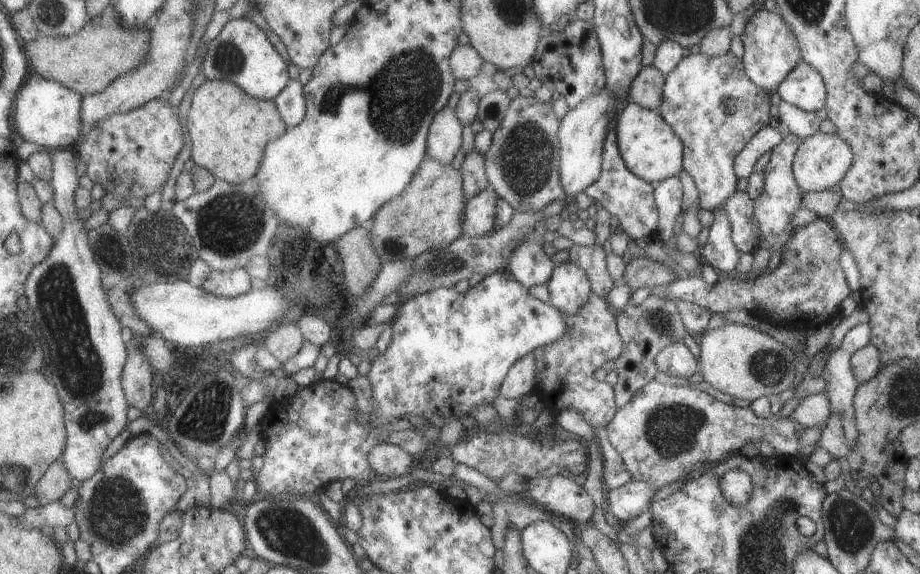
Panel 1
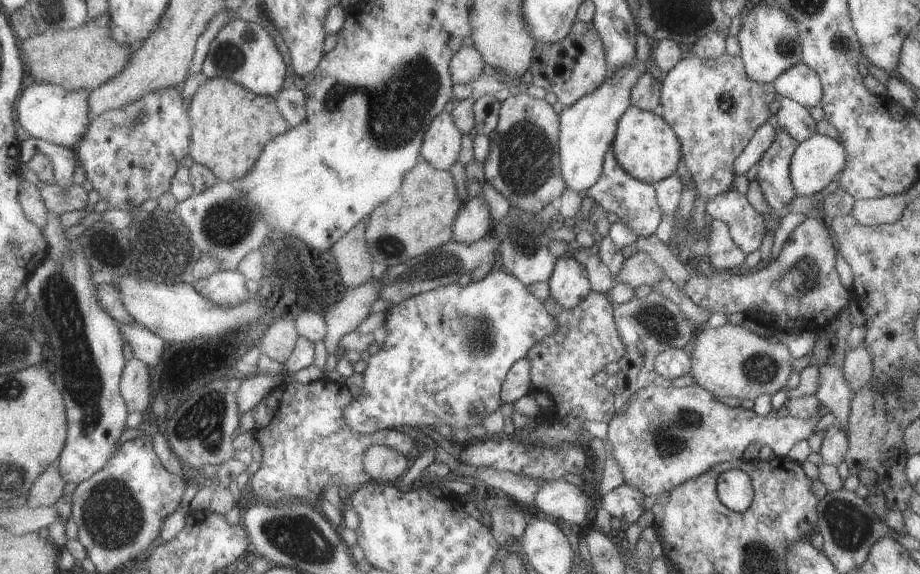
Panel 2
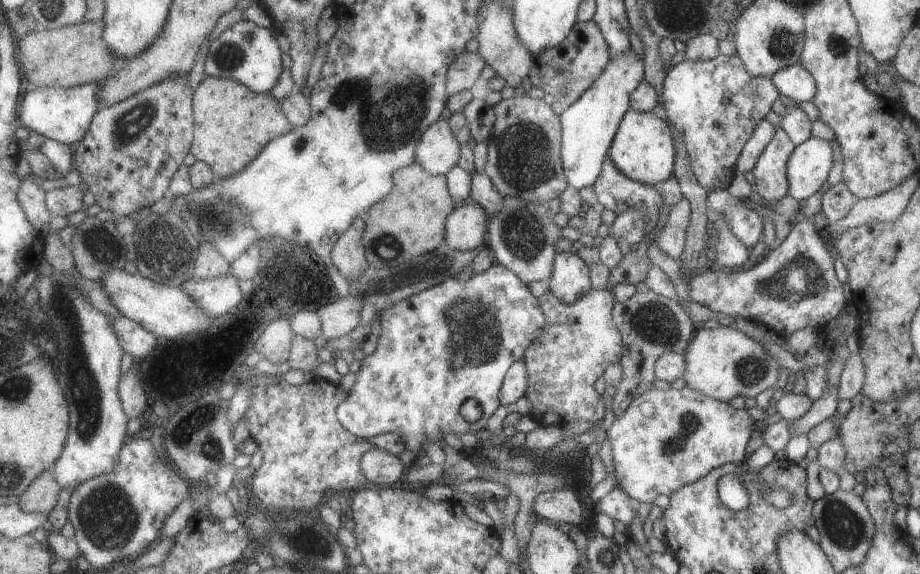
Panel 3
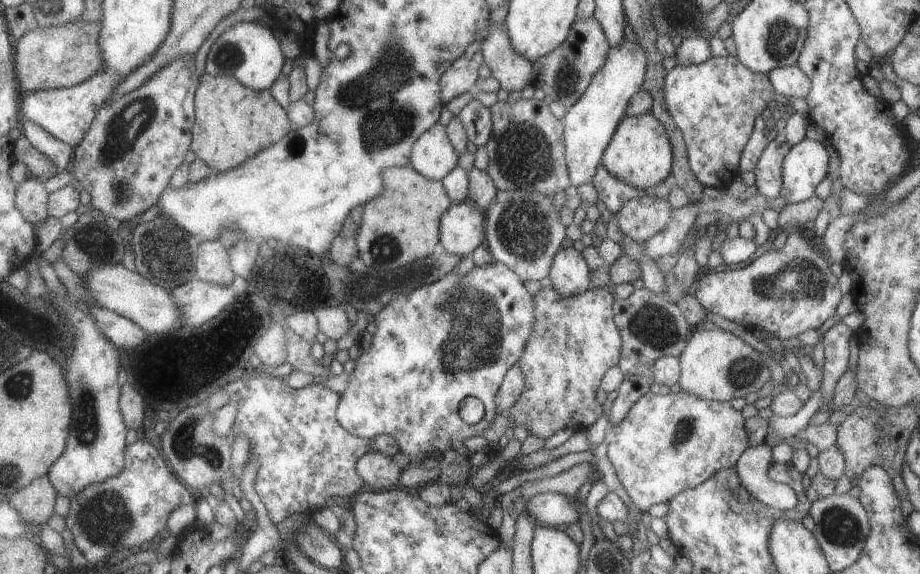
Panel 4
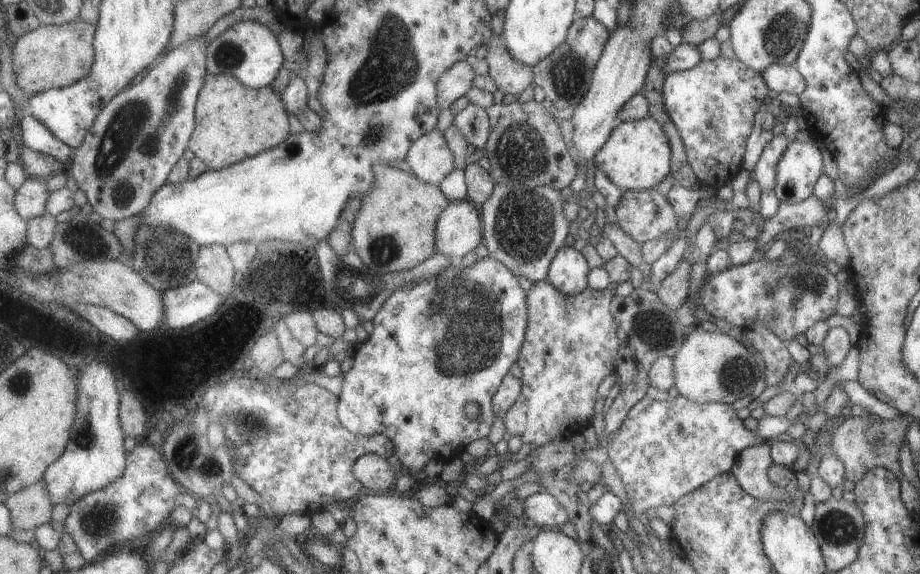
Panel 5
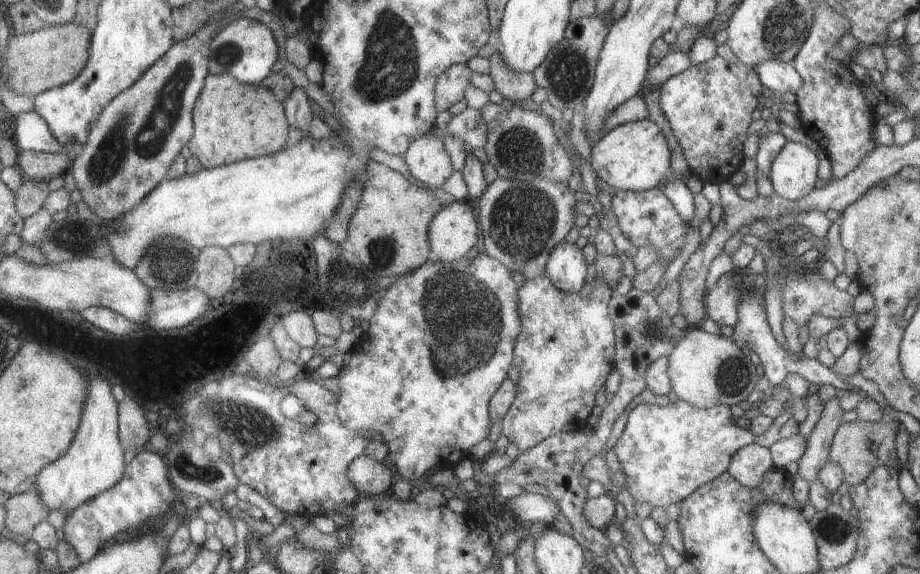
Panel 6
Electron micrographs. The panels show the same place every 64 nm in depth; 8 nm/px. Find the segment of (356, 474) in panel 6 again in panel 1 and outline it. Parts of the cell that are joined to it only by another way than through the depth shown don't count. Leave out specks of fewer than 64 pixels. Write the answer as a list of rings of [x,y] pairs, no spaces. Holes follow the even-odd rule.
[[[379,444],[370,453],[371,468],[377,478],[405,477],[412,472],[413,456],[395,444]]]

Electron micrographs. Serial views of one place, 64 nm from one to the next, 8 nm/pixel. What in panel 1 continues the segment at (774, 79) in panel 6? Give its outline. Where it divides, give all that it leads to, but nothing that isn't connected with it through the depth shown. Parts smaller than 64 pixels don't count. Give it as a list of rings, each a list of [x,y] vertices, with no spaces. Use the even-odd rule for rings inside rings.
[[[803,62],[781,80],[775,93],[781,101],[813,113],[823,109],[826,102],[825,86],[819,72]]]

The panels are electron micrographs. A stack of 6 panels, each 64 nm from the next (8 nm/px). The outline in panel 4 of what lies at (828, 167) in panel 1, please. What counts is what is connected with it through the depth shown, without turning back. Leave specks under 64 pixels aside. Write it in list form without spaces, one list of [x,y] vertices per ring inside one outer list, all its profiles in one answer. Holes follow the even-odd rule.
[[[806,137],[790,148],[782,163],[779,195],[787,203],[799,203],[814,196],[815,187],[826,178],[828,154],[824,143]]]

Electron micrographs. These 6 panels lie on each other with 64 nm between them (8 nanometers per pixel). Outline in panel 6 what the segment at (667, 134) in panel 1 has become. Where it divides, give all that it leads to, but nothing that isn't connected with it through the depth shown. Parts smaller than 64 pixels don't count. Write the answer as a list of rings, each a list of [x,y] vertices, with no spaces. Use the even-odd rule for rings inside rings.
[[[649,119],[617,126],[591,146],[591,168],[608,186],[621,191],[645,191],[657,187],[671,173],[670,151],[659,128]]]

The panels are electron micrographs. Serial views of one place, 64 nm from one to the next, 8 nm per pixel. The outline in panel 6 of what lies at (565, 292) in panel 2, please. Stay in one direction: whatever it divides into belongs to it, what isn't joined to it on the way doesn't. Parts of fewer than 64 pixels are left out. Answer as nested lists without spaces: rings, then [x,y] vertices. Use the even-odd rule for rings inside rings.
[[[564,241],[553,252],[545,274],[560,290],[580,292],[587,285],[587,258],[579,246]]]

